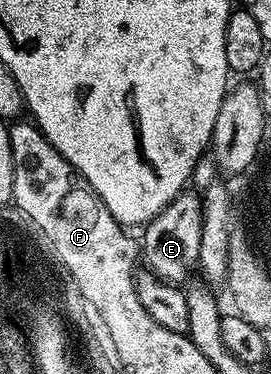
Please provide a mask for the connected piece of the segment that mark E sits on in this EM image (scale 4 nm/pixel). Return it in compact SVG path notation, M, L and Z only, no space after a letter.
M184 190L169 202L142 229L141 260L146 271L152 272L159 280L176 286L198 265L198 250L201 248L203 202L200 193L195 190Z

